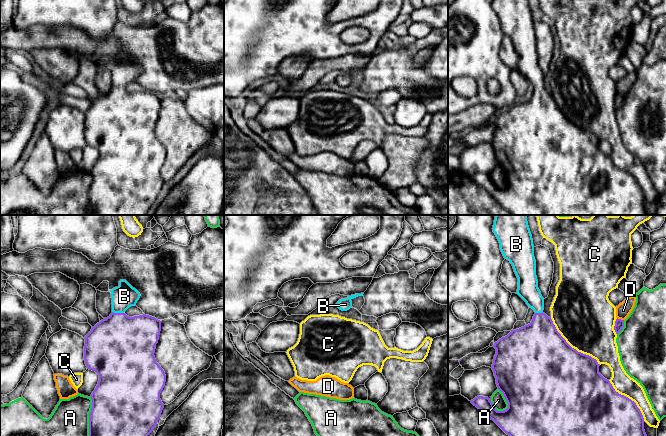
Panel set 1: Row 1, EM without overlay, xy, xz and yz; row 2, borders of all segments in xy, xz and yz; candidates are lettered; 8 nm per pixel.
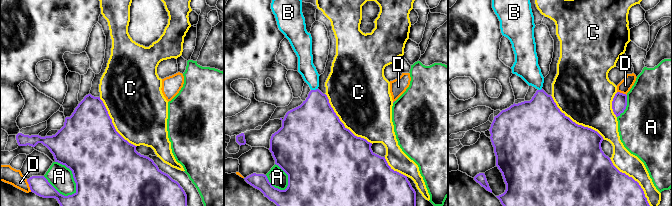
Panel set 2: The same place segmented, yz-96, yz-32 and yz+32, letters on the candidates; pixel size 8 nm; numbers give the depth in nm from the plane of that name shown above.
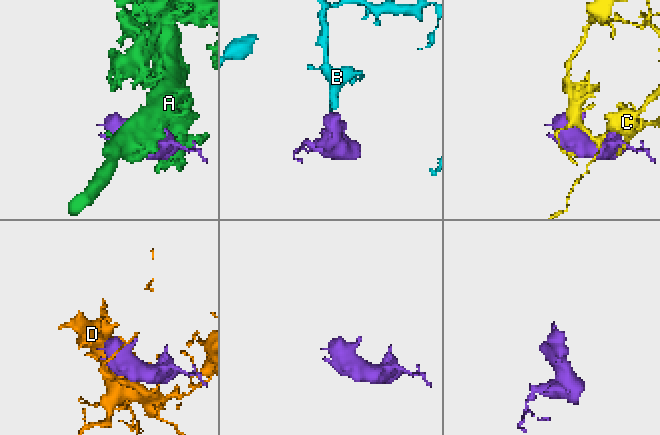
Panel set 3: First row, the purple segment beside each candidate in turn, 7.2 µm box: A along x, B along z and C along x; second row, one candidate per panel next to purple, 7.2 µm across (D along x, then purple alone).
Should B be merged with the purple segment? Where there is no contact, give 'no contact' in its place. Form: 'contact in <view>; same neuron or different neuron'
contact in xy; same neuron

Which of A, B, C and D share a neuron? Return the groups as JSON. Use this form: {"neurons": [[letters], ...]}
{"neurons": [["A"], ["B"], ["C"], ["D"]]}

